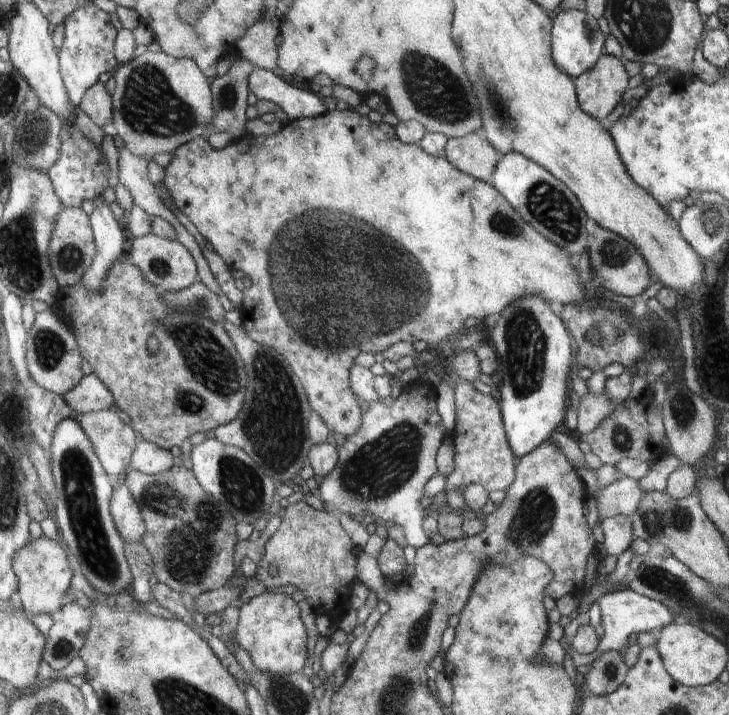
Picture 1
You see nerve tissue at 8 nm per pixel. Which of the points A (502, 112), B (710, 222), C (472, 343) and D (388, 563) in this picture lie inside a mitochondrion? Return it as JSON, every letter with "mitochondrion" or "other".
{"A":"mitochondrion","B":"mitochondrion","C":"other","D":"other"}

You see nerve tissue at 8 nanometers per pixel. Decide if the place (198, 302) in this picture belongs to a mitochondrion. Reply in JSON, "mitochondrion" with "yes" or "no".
{"mitochondrion":"yes"}

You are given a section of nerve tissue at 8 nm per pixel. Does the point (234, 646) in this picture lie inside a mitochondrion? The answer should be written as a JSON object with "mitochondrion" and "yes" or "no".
{"mitochondrion":"no"}

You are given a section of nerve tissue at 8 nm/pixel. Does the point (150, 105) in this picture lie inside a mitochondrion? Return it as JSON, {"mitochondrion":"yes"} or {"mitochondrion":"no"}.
{"mitochondrion":"yes"}

